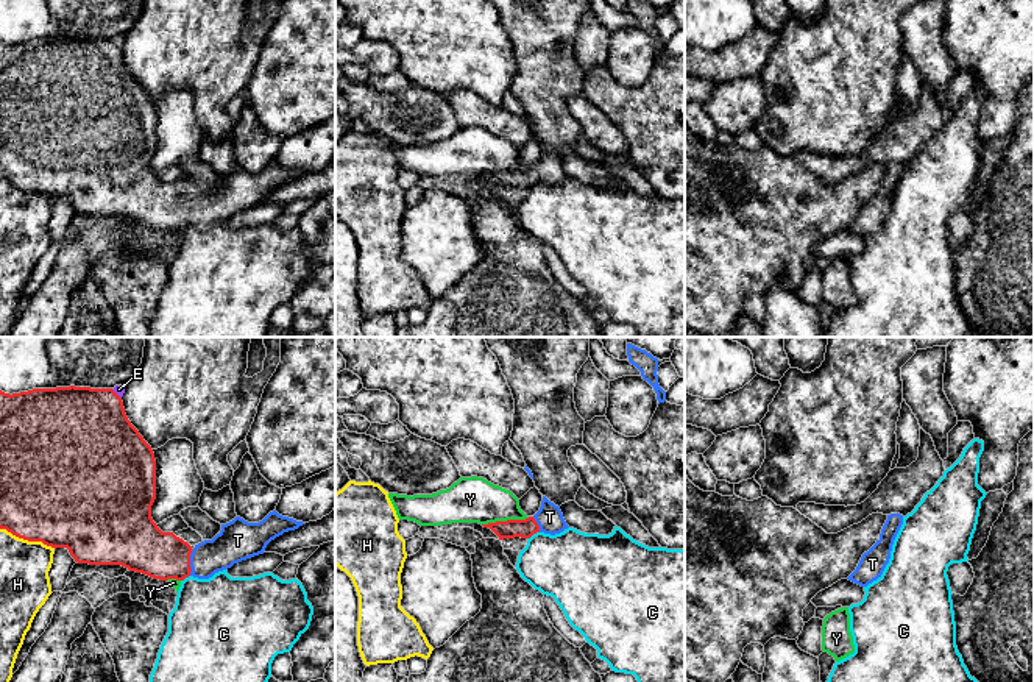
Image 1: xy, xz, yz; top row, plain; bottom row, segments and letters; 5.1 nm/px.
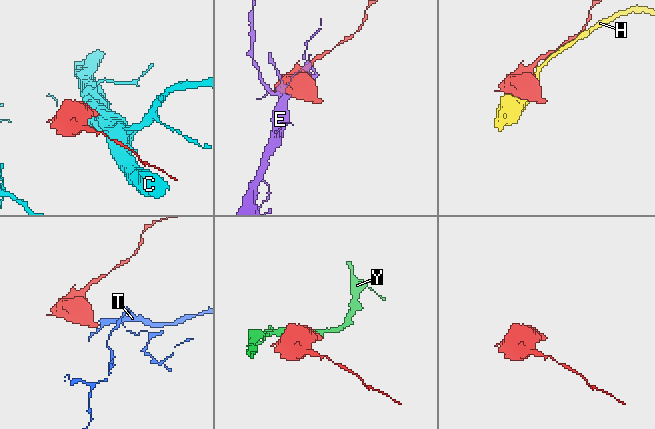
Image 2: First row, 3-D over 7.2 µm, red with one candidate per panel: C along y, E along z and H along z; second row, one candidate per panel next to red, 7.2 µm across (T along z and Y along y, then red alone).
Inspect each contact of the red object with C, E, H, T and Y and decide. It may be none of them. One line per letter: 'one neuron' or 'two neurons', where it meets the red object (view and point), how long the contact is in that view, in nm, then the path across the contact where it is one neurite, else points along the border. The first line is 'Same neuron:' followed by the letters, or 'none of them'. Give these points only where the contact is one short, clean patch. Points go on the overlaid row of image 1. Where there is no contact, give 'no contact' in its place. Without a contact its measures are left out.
Same neuron: T
C: two neurons; contact xz (532, 534); length 80 nm; border xz (538, 531), (527, 539)
E: two neurons; contact xy (116, 394); length 80 nm
H: two neurons; contact xy (28, 540); length 300 nm
T: one neuron; contact xy (189, 562); length 140 nm
Y: two neurons; contact xz (507, 520); length 260 nm

